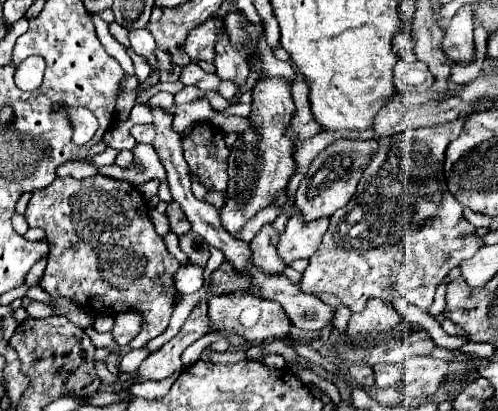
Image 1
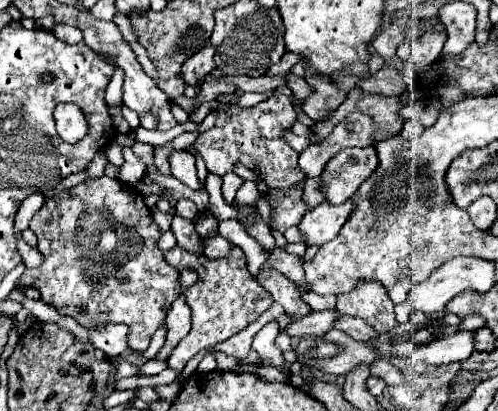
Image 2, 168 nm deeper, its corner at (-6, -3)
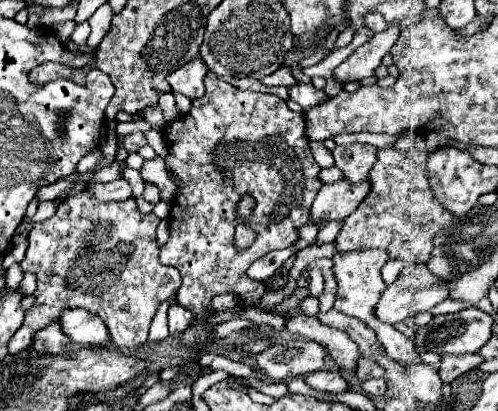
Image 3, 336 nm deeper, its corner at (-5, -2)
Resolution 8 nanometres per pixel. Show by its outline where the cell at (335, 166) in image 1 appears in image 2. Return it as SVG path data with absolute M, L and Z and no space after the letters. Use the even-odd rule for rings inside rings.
M374 147L362 149L344 149L336 157L332 157L322 171L322 187L326 193L326 201L344 203L348 201L356 189L374 173L378 167L378 155Z

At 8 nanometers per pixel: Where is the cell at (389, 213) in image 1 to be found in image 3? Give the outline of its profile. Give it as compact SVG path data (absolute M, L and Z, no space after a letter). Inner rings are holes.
M395 146L377 150L377 164L369 172L371 192L359 204L359 208L343 220L341 232L335 240L337 254L361 250L361 248L381 248L389 252L389 258L401 258L409 264L427 264L433 252L433 238L445 228L459 222L441 204L433 202L433 192L427 178L429 152L407 150L401 152Z

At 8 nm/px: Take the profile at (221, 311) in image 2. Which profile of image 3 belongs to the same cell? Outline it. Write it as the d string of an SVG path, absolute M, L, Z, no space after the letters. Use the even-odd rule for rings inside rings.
M213 72L205 78L205 96L193 100L189 114L177 118L175 122L167 124L165 140L169 142L169 156L165 158L167 168L173 170L179 178L177 196L171 208L171 238L165 246L161 246L159 260L165 266L173 266L181 272L183 284L176 294L176 301L189 312L193 312L191 326L179 336L179 342L185 348L207 346L215 342L216 338L228 336L232 332L250 329L249 320L229 320L221 324L209 324L207 320L217 312L209 310L213 296L221 292L233 292L245 304L257 302L265 294L263 282L247 278L245 270L251 266L253 260L259 256L277 250L289 248L297 242L297 230L309 222L309 208L321 190L321 182L317 178L319 164L315 162L309 150L309 138L305 136L305 116L301 112L293 112L287 108L285 100L275 94L253 94L243 92L231 86L229 82L217 80ZM243 194L251 194L255 198L255 216L251 218L253 228L261 236L261 246L251 246L245 252L237 252L233 246L235 236L235 206Z

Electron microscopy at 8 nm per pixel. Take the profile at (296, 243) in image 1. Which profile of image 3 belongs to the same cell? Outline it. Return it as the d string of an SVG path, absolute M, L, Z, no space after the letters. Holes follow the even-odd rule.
M339 180L335 184L327 184L319 190L313 206L311 206L311 222L315 226L325 226L327 222L341 222L349 214L353 214L359 202L369 194L369 180L361 184L349 184L347 180Z

